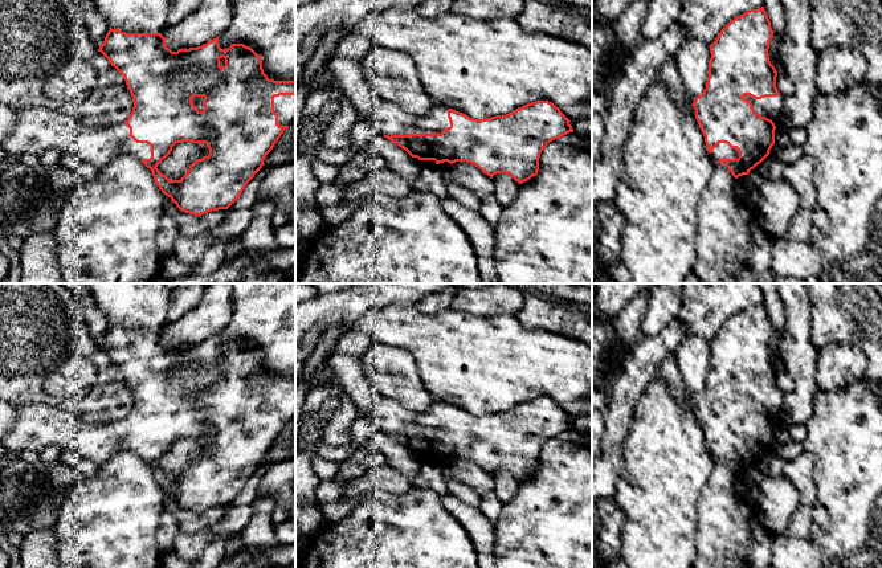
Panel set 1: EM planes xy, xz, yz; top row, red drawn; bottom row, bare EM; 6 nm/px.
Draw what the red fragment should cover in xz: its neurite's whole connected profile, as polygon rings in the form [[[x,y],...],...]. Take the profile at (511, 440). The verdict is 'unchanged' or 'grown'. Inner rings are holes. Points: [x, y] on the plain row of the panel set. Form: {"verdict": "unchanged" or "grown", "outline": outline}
{"verdict": "grown", "outline": [[[375,392],[373,409],[367,414],[359,412],[359,416],[371,418],[377,424],[379,429],[384,434],[405,446],[412,454],[417,454],[418,457],[434,457],[436,461],[444,458],[450,461],[456,458],[466,458],[478,463],[491,475],[497,470],[507,470],[519,481],[538,471],[540,450],[550,438],[573,429],[573,425],[569,421],[571,417],[560,408],[559,404],[548,397],[527,400],[506,412],[474,416],[464,409],[440,401],[433,401],[428,412],[411,412],[405,409],[400,402],[388,399],[379,392]]]}

